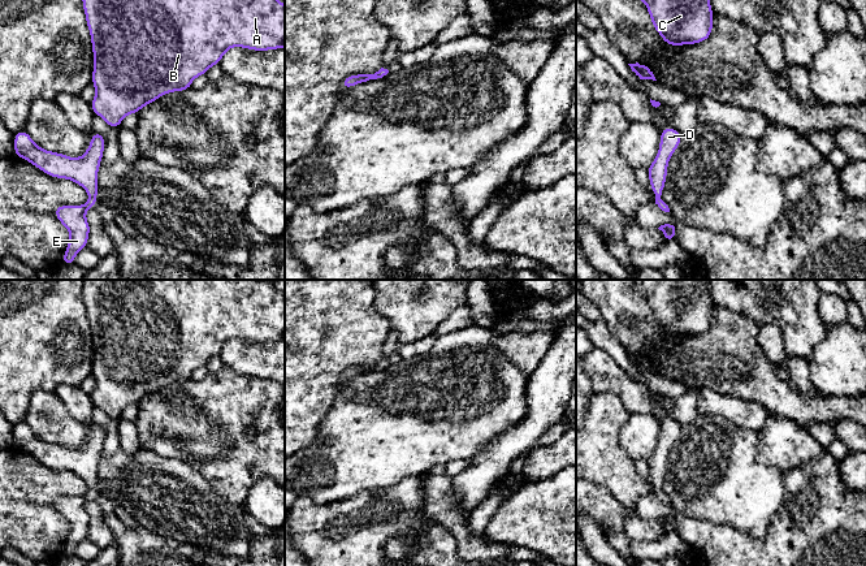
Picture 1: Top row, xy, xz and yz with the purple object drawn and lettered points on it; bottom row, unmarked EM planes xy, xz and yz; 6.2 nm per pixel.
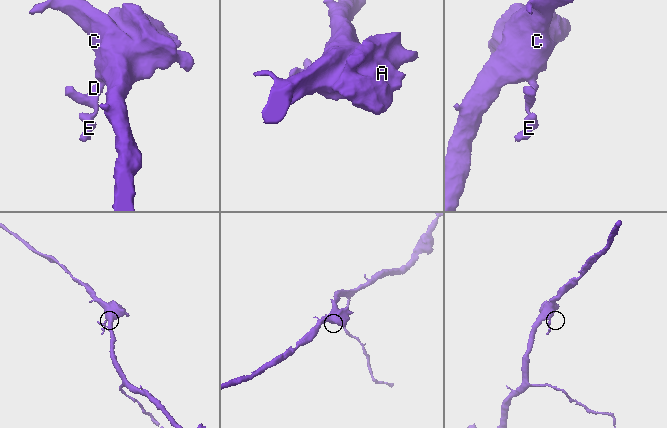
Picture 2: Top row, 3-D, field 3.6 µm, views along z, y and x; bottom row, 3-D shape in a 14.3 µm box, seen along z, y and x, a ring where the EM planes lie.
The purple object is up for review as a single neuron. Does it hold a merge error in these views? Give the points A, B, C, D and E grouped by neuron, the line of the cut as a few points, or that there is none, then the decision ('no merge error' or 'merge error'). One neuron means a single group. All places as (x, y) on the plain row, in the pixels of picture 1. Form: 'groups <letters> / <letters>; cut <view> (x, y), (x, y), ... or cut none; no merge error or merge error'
groups A B C D E; cut none; no merge error

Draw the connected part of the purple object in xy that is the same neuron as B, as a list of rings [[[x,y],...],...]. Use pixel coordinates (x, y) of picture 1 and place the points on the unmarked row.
[[[83,280],[82,295],[94,344],[92,376],[96,385],[90,397],[92,403],[113,420],[118,420],[127,406],[138,405],[144,397],[157,392],[164,385],[191,380],[192,371],[204,367],[211,358],[220,355],[224,345],[231,338],[252,342],[285,338],[285,297],[268,280]]]

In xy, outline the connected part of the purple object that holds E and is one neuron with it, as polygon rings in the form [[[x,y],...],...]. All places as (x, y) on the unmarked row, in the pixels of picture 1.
[[[25,422],[14,424],[16,448],[27,451],[51,468],[74,472],[90,487],[90,491],[82,497],[59,497],[53,501],[59,513],[70,524],[70,532],[64,544],[62,557],[74,556],[75,546],[88,535],[91,518],[85,506],[87,501],[98,496],[98,463],[104,438],[104,428],[94,422],[86,445],[82,449],[69,449],[36,437]]]

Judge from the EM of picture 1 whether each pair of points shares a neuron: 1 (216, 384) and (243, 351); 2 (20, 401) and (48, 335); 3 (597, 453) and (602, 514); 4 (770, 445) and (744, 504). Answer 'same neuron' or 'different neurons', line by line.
1: different neurons
2: same neuron
3: different neurons
4: different neurons

